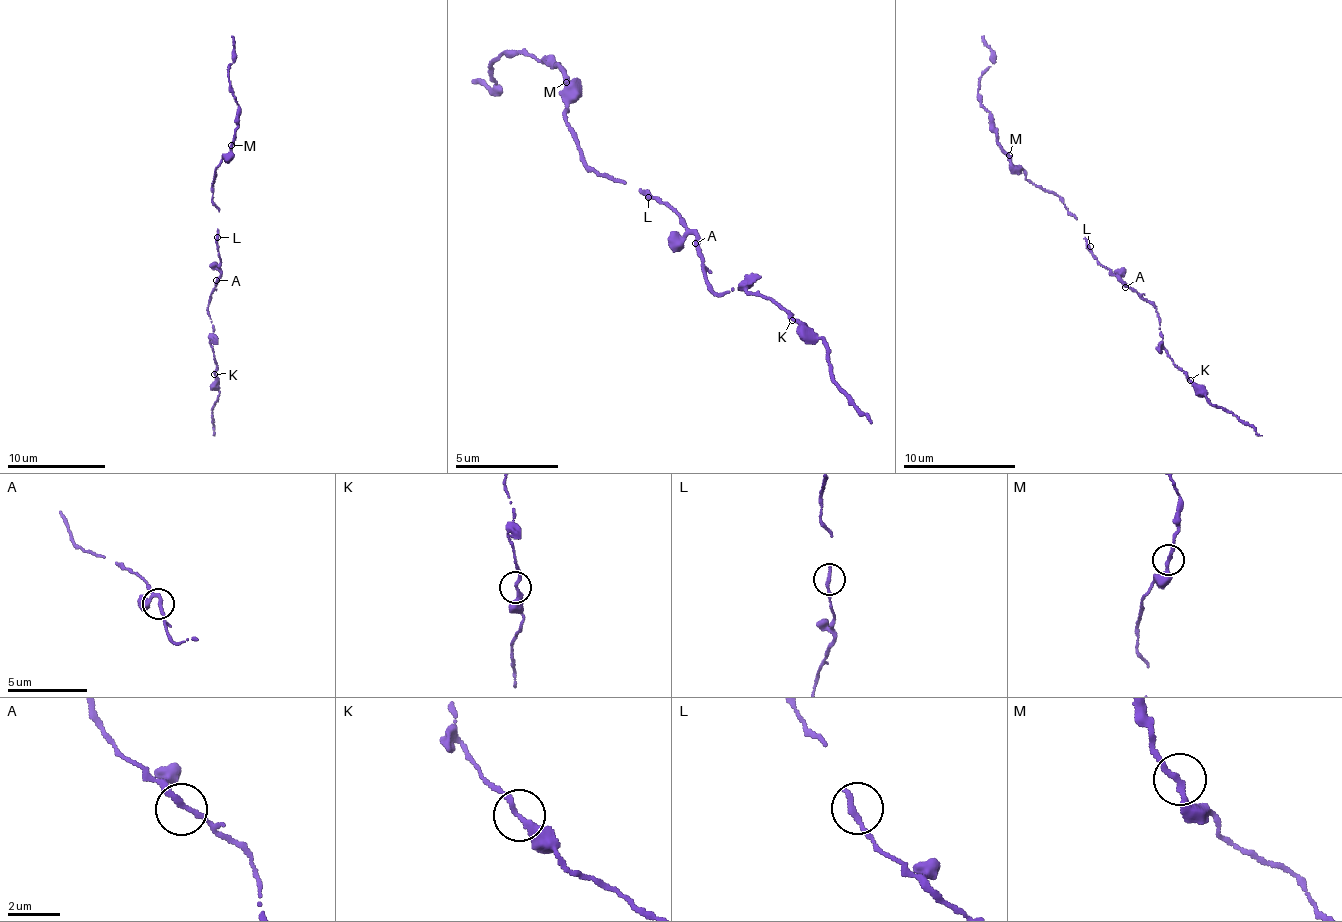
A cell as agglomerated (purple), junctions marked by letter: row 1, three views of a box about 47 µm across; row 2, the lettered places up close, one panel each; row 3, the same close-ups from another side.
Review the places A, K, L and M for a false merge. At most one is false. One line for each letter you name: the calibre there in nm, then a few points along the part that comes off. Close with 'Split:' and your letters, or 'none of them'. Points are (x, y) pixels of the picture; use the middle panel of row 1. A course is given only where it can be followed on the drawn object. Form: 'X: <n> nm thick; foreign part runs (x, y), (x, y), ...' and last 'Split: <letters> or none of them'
K: 240 nm thick; foreign part runs (791, 321), (821, 336), (830, 381), (871, 424)
Split: K

